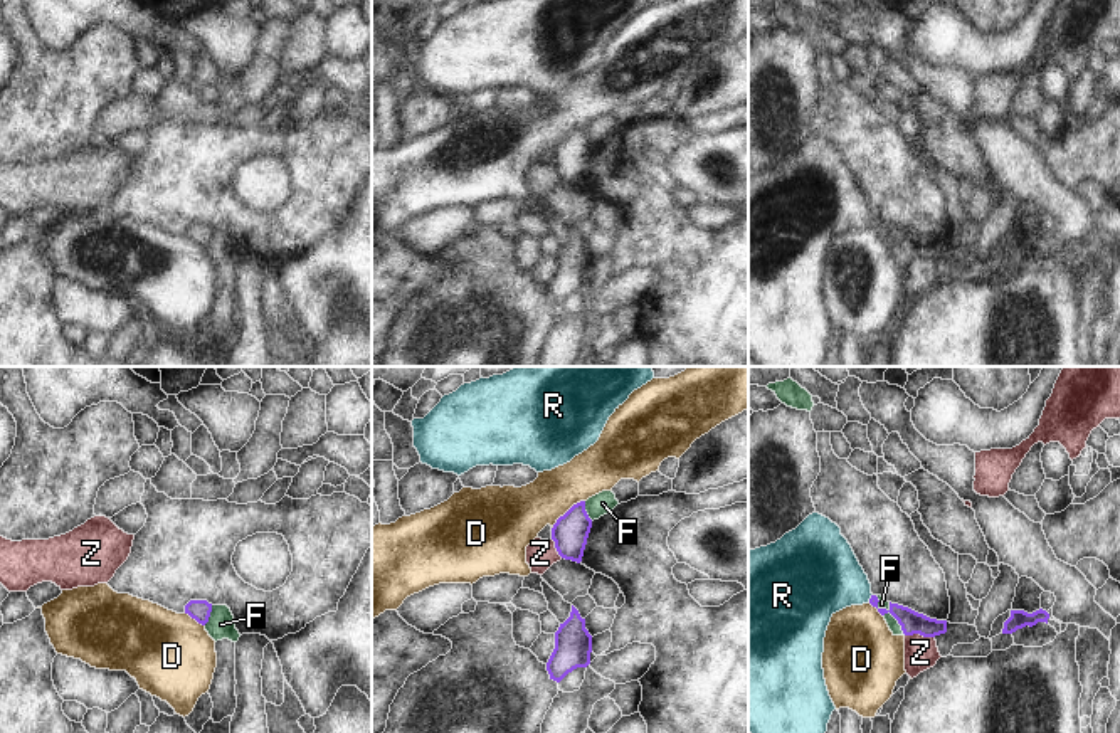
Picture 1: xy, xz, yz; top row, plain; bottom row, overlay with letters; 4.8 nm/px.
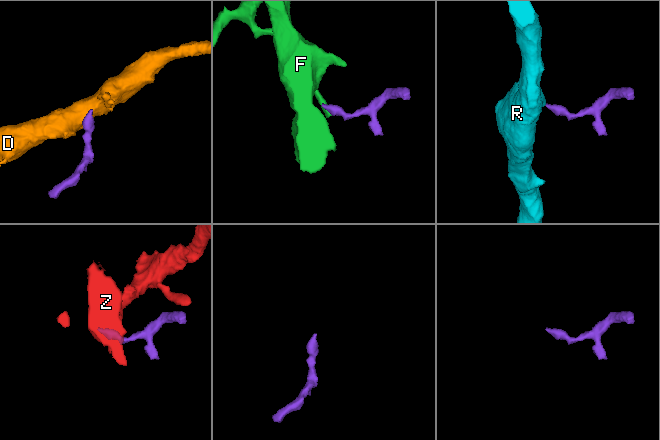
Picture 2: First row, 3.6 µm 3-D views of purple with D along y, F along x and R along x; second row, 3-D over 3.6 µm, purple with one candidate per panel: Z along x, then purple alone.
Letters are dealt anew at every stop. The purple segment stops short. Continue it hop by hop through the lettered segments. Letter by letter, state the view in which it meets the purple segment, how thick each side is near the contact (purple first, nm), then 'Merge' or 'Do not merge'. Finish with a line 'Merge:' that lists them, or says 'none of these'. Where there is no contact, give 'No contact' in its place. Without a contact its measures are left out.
D: Touches purple in xz. Thickness 170 nm (purple) against 280 nm. Do not merge
F: Touches purple in xy. Thickness 100 nm (purple) against 130 nm. Do not merge
R: Touches purple in yz. Thickness 110 nm (purple) against 360 nm. Merge
Z: Touches purple in yz. Thickness 110 nm (purple) against 160 nm. Do not merge
Merge: R.

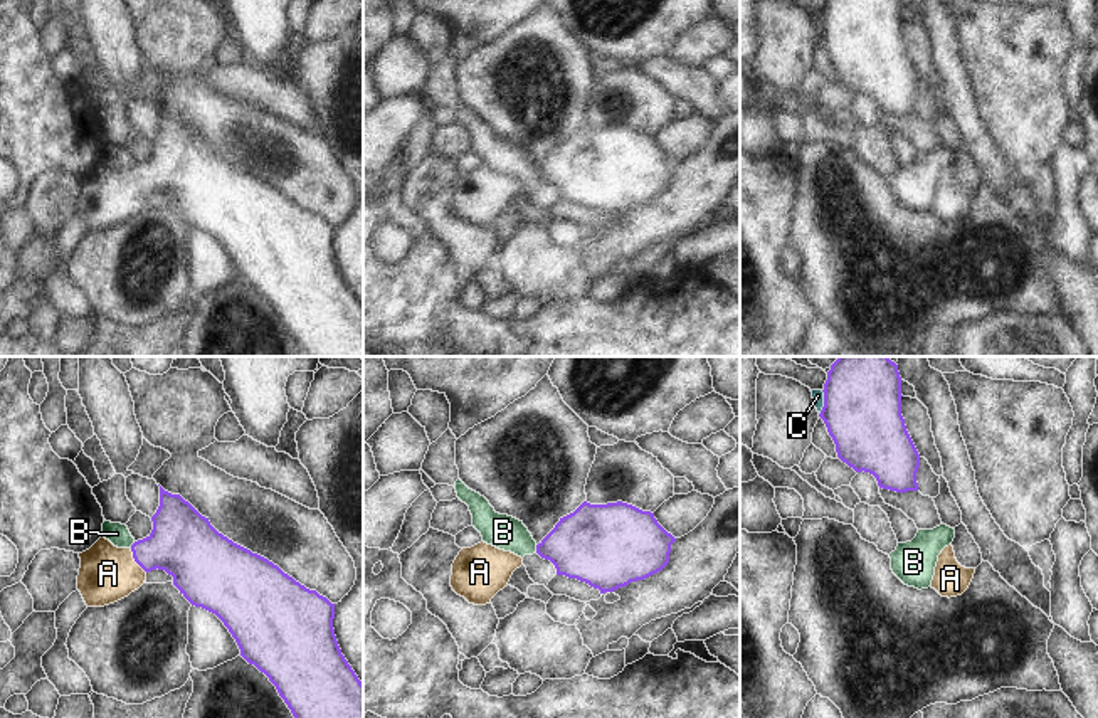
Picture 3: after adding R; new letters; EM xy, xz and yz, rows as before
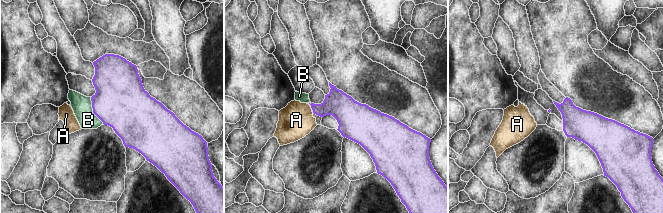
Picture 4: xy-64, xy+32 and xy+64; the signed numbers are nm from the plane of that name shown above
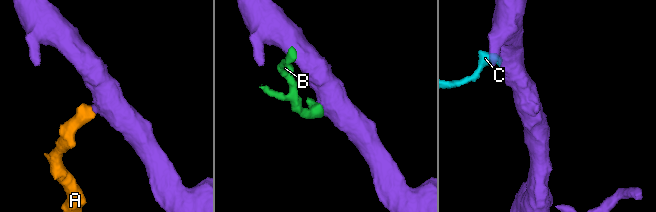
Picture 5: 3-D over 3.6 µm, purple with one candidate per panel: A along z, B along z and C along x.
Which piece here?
A: Touches purple in xy. Thickness 320 nm (purple) against 280 nm. Merge
B: Touches purple in xz. Thickness 340 nm (purple) against 160 nm. Do not merge
C: Touches purple in yz. Thickness 380 nm (purple) against 60 nm. Do not merge
Merge: A.

